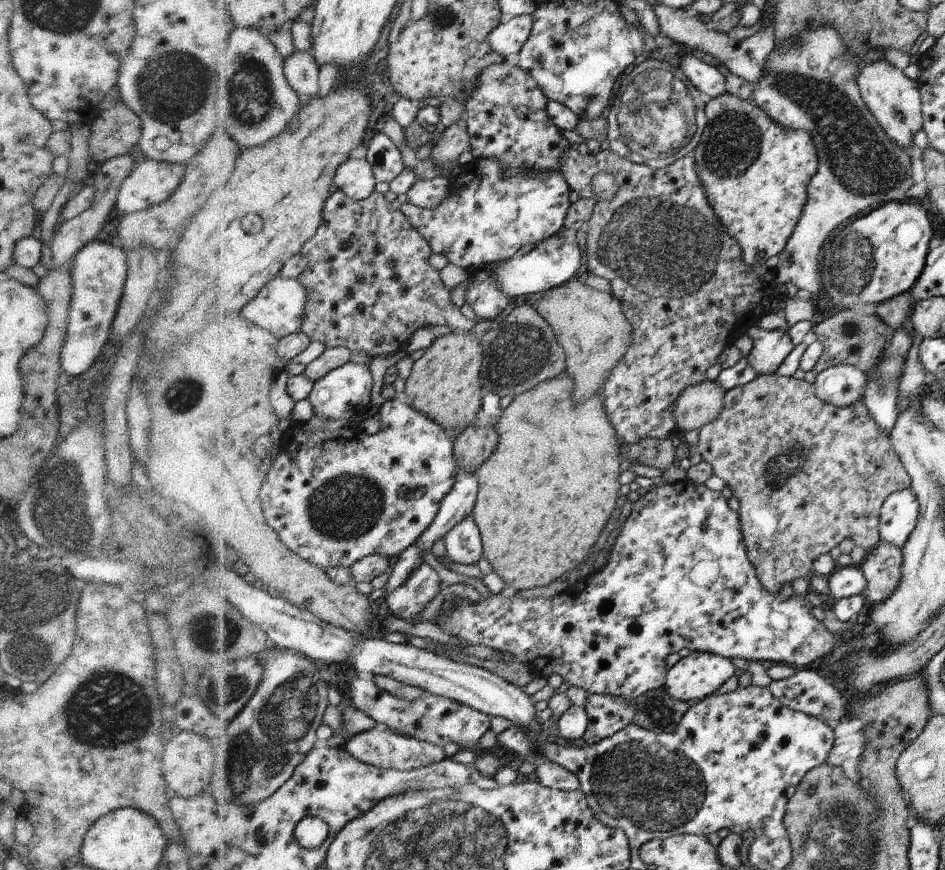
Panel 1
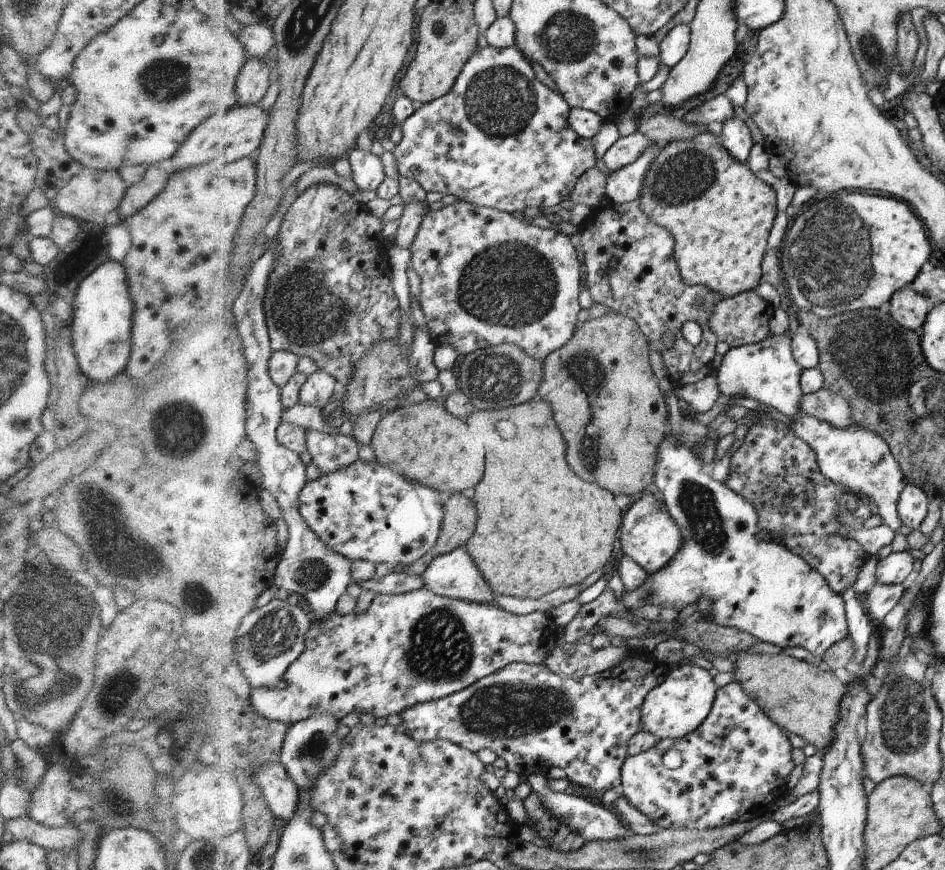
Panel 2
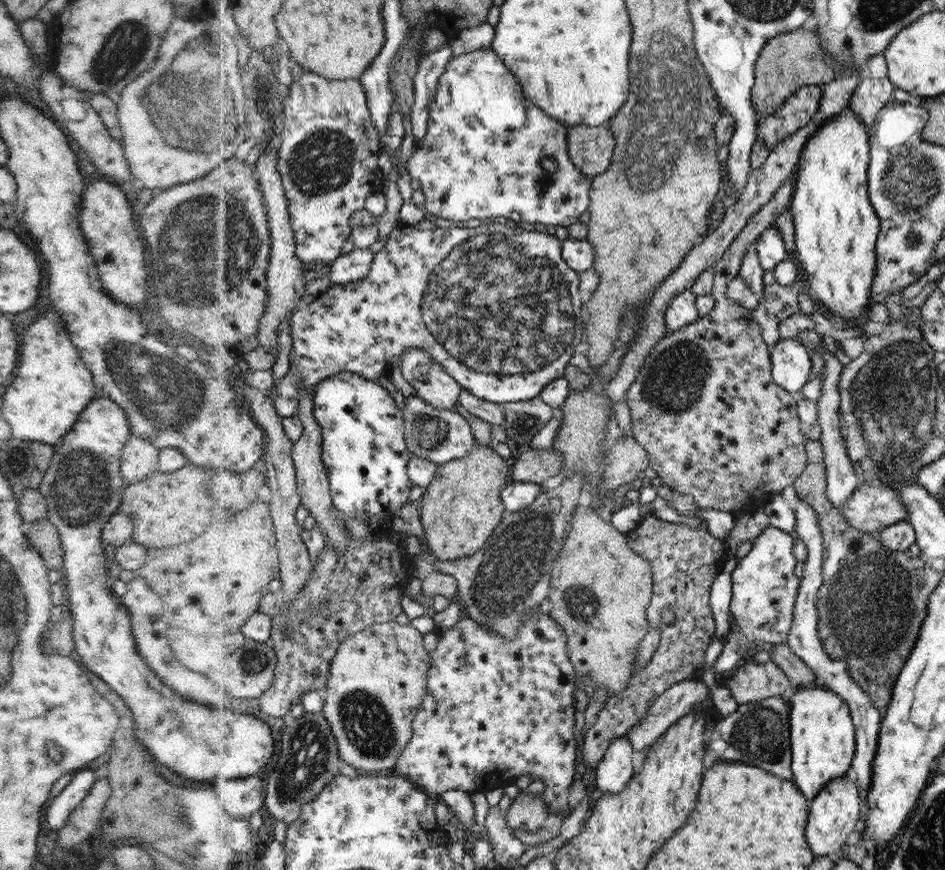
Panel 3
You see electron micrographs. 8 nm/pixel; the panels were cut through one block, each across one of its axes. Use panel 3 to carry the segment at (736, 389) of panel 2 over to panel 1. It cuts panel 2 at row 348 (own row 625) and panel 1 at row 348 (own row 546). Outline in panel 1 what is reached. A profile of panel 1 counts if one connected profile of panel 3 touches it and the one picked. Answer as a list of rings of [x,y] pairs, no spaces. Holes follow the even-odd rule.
[[[756,326],[746,335],[752,338],[753,347],[745,359],[757,376],[776,373],[794,348],[788,332],[782,329],[766,330]]]

